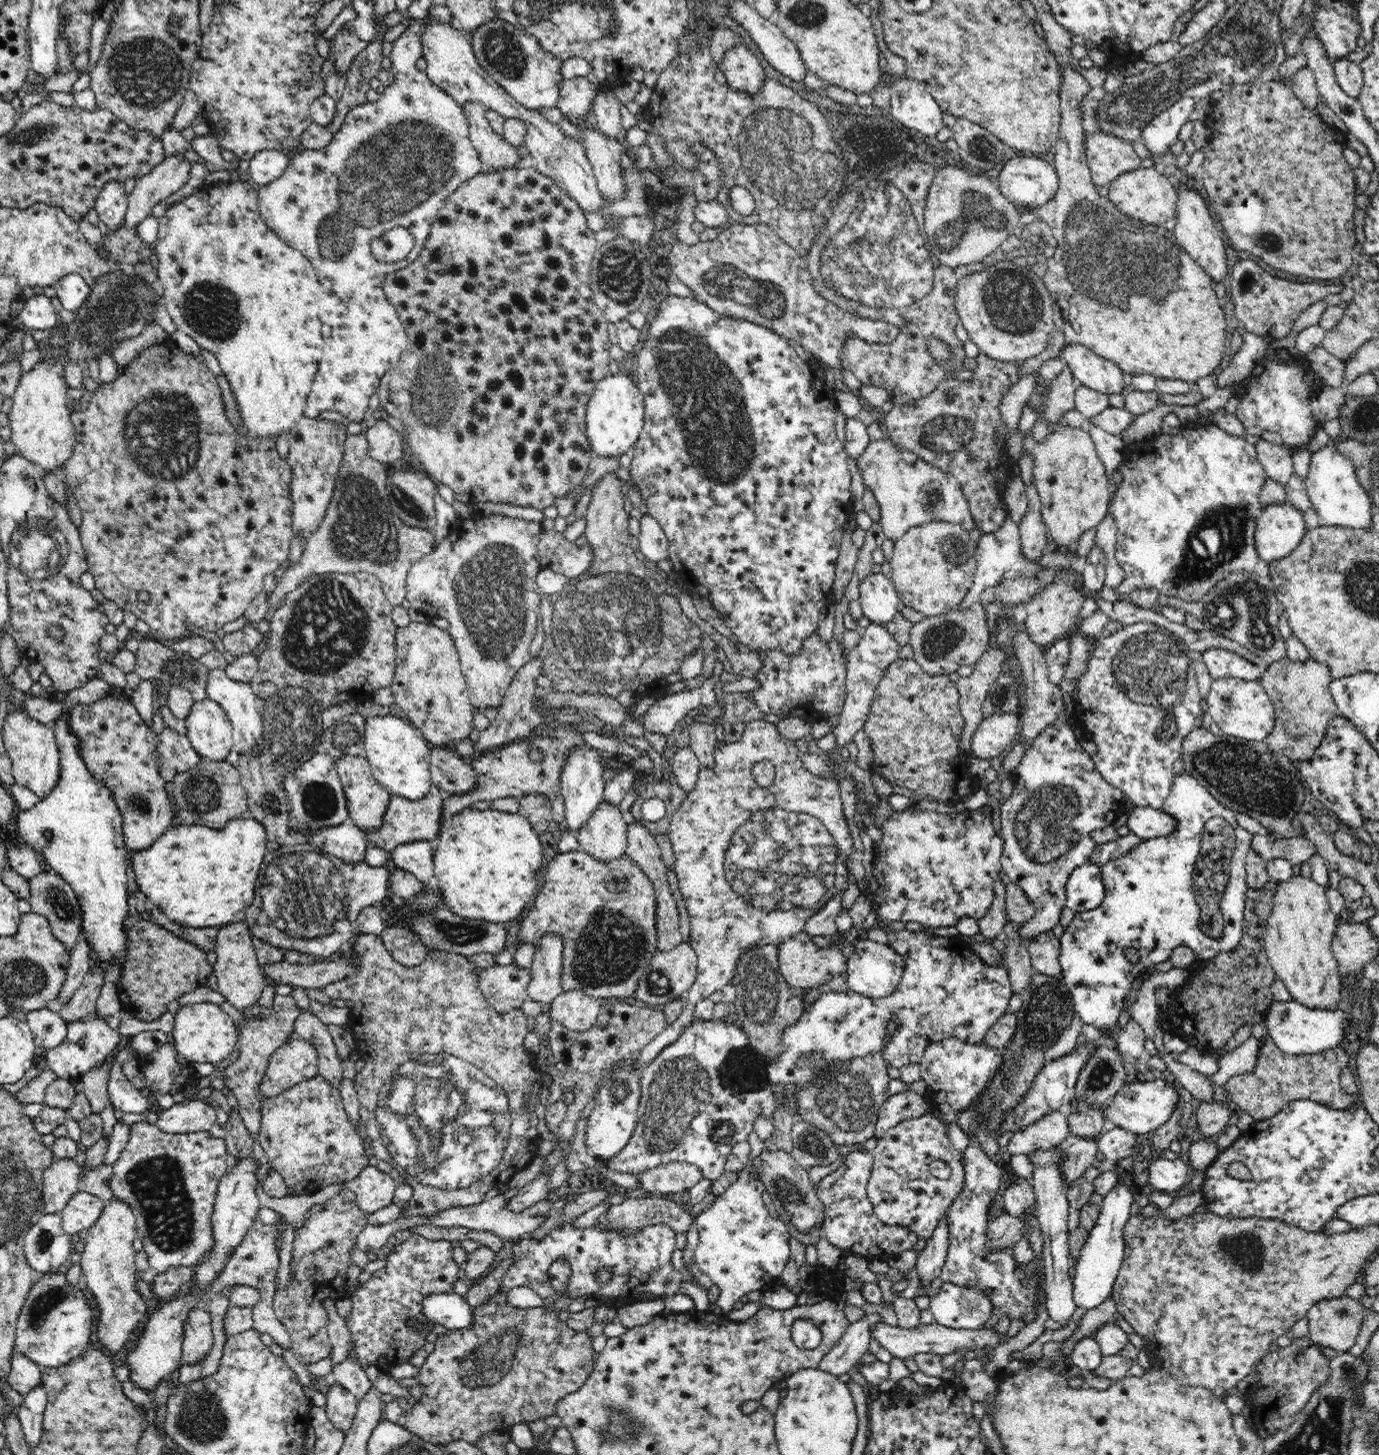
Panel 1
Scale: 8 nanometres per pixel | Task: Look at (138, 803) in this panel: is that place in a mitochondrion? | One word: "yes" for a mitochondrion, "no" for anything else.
yes

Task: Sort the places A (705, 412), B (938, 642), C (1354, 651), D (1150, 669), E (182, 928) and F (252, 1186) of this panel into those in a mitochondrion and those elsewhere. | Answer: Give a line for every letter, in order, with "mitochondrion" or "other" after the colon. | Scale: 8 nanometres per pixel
A: mitochondrion
B: mitochondrion
C: other
D: mitochondrion
E: other
F: other

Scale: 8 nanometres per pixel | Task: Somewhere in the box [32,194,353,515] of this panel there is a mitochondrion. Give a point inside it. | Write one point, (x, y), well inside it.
(163, 431)

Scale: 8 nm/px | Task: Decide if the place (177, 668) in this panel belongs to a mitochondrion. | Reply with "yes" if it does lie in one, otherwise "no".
yes

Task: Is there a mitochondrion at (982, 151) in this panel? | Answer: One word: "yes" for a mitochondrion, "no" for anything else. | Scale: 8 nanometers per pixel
yes

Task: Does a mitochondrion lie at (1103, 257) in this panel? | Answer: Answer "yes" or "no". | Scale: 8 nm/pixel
yes

